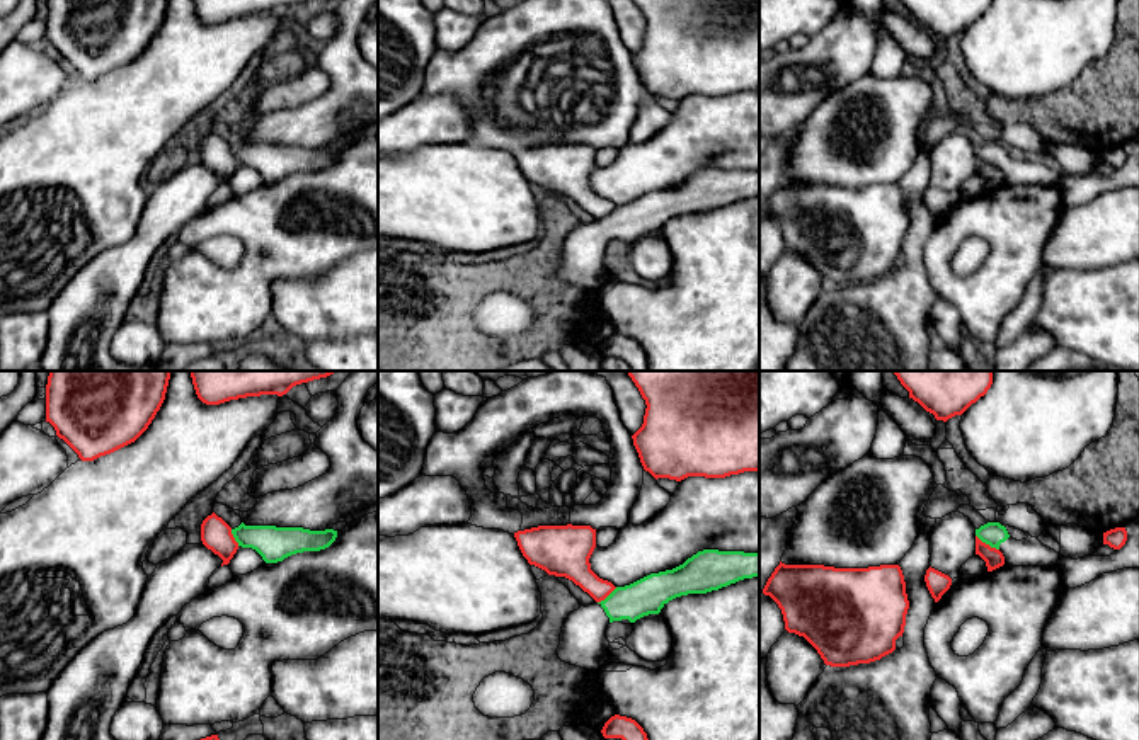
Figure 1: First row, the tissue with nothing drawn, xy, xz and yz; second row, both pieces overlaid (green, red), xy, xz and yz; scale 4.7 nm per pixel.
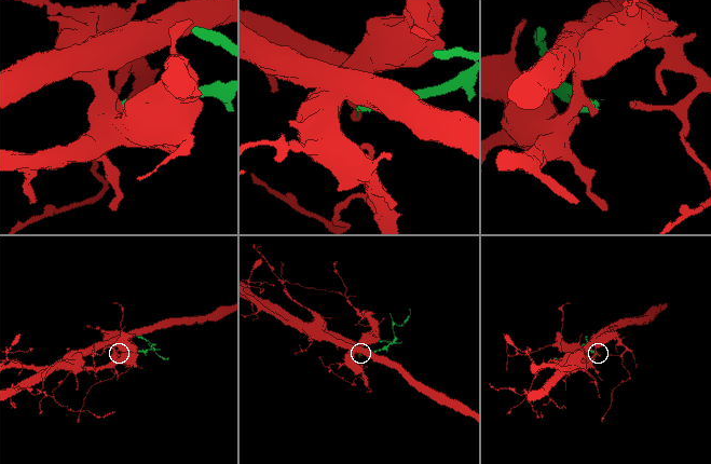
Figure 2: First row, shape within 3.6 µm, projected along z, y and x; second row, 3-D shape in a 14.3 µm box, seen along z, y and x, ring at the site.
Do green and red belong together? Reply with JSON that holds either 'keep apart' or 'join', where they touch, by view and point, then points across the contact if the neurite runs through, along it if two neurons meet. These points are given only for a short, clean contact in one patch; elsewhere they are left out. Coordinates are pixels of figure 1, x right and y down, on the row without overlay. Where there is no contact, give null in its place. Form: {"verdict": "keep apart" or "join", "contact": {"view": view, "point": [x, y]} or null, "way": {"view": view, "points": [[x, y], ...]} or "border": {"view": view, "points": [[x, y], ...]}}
{"verdict": "keep apart", "contact": {"view": "yz", "point": [988, 162]}, "border": {"view": "yz", "points": [[976, 153], [998, 169]]}}

